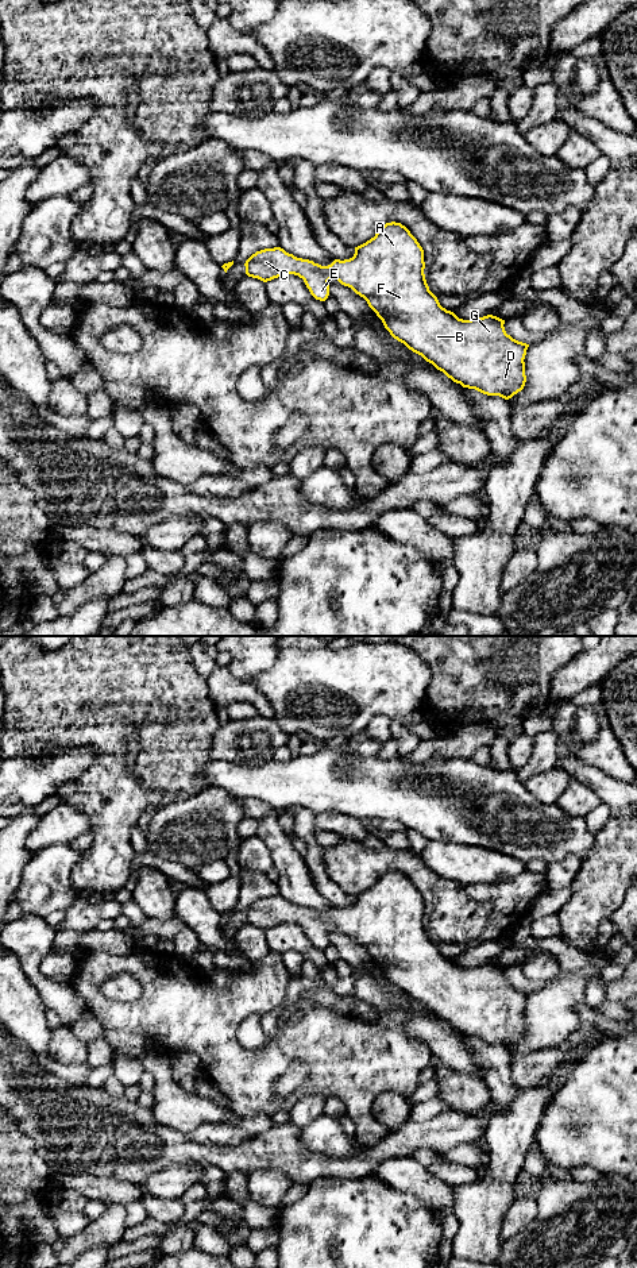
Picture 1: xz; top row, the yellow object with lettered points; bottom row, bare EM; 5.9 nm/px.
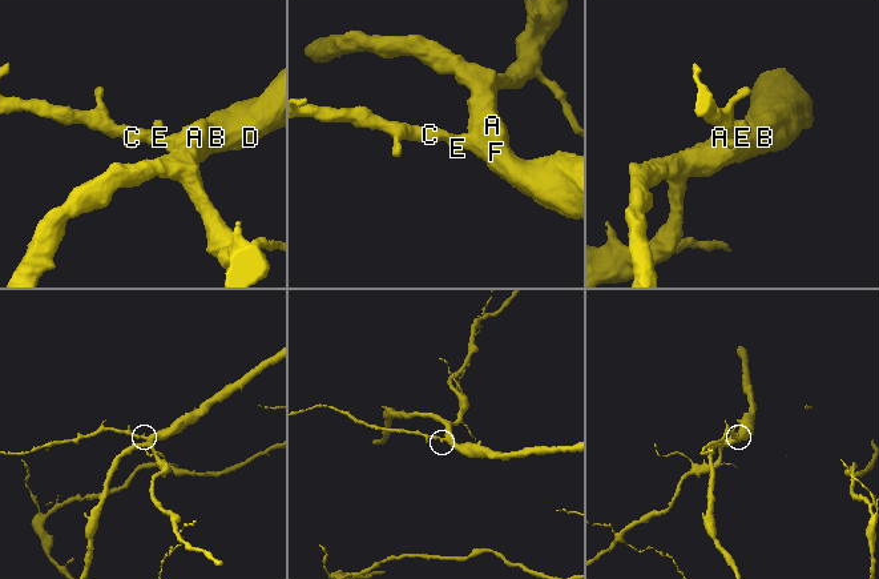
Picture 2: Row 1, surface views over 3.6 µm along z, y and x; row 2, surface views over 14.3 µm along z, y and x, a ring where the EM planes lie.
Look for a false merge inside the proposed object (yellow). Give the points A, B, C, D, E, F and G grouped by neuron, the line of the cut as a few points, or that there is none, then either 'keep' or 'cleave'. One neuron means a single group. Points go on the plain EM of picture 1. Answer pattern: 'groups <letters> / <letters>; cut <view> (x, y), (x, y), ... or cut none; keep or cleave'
groups A B C D E F G; cut none; keep

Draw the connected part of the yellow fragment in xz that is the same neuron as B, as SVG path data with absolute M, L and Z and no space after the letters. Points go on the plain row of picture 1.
M386 871L378 876L374 886L355 895L352 906L335 907L328 914L297 906L281 895L256 899L244 914L248 925L263 930L281 924L298 924L310 943L320 949L325 949L329 944L328 929L337 928L367 949L394 987L463 1036L509 1048L525 1034L524 1007L529 993L507 983L505 968L497 964L463 968L443 956L425 928L424 898L401 871Z

